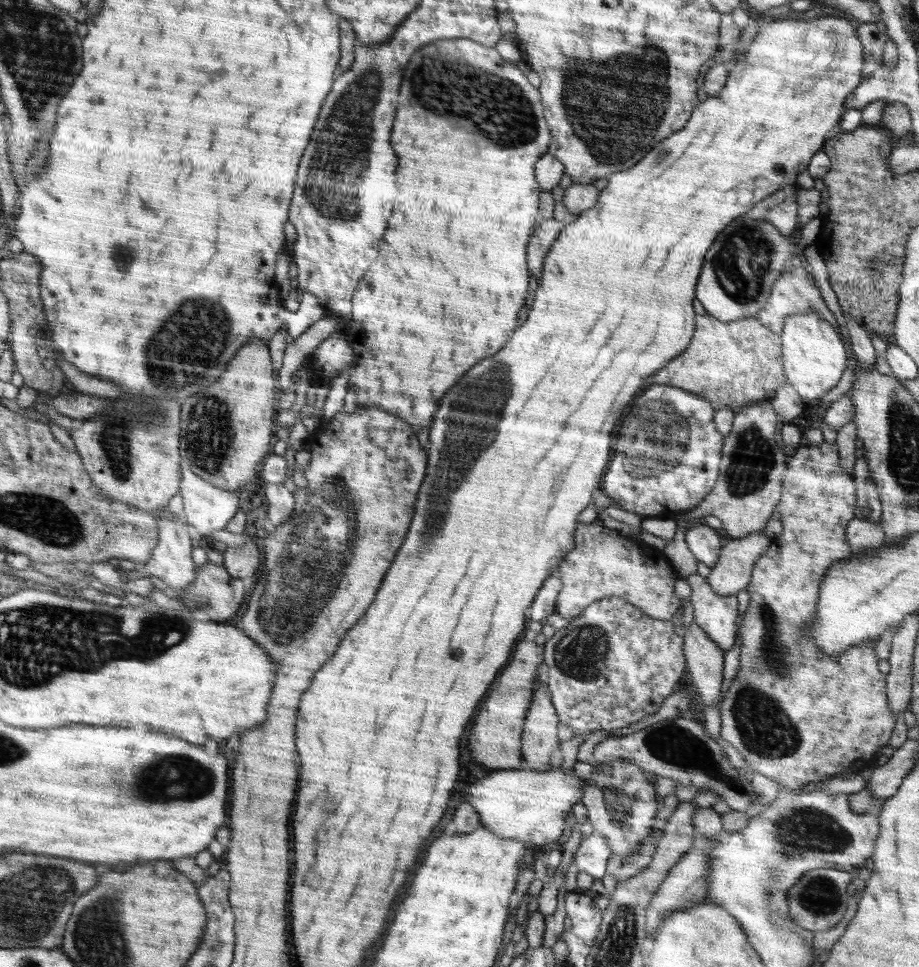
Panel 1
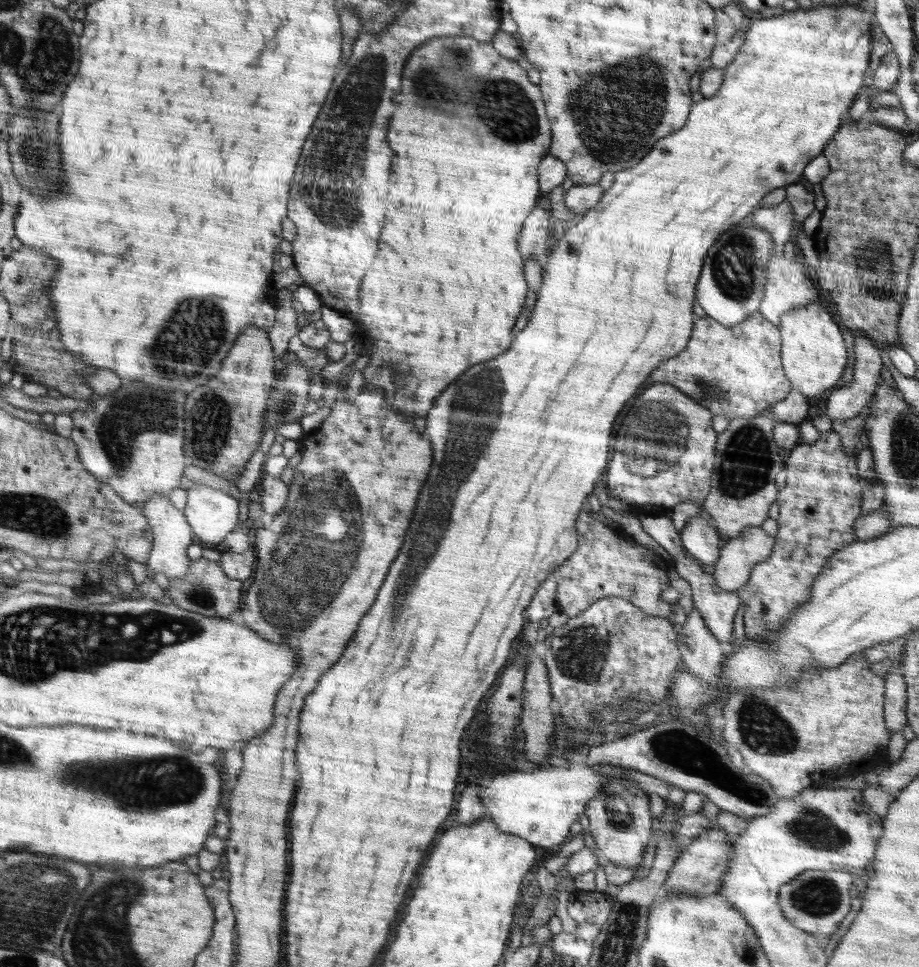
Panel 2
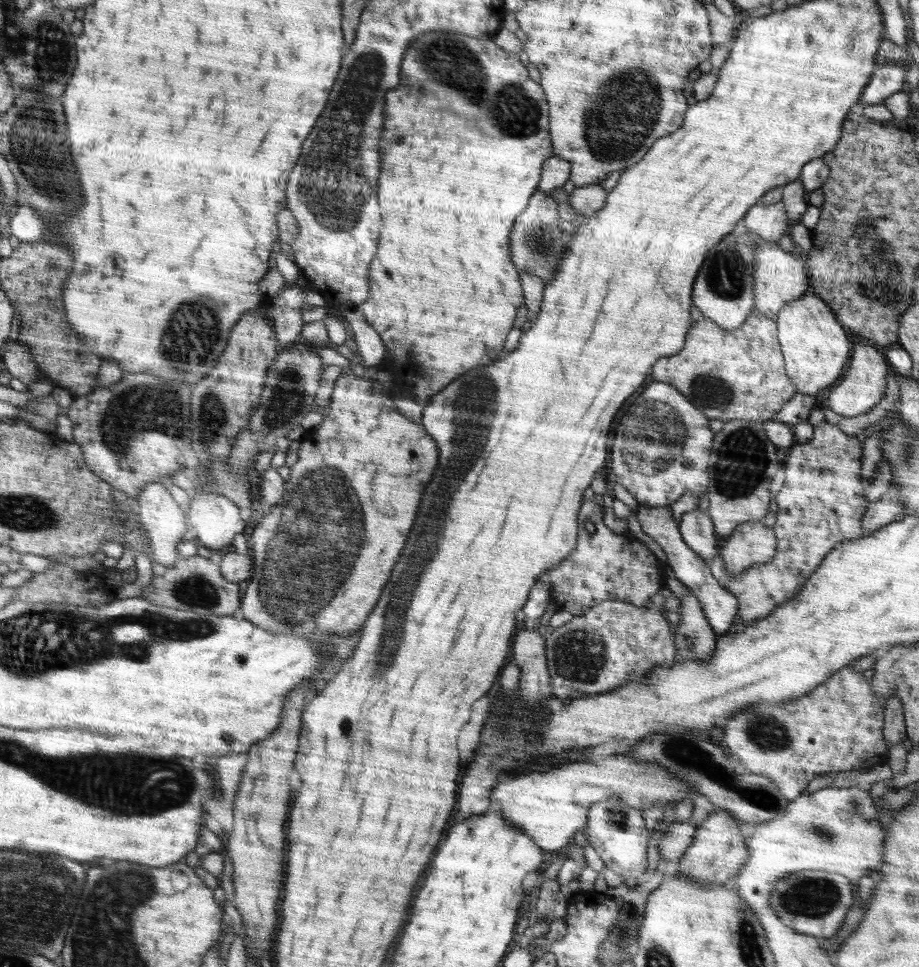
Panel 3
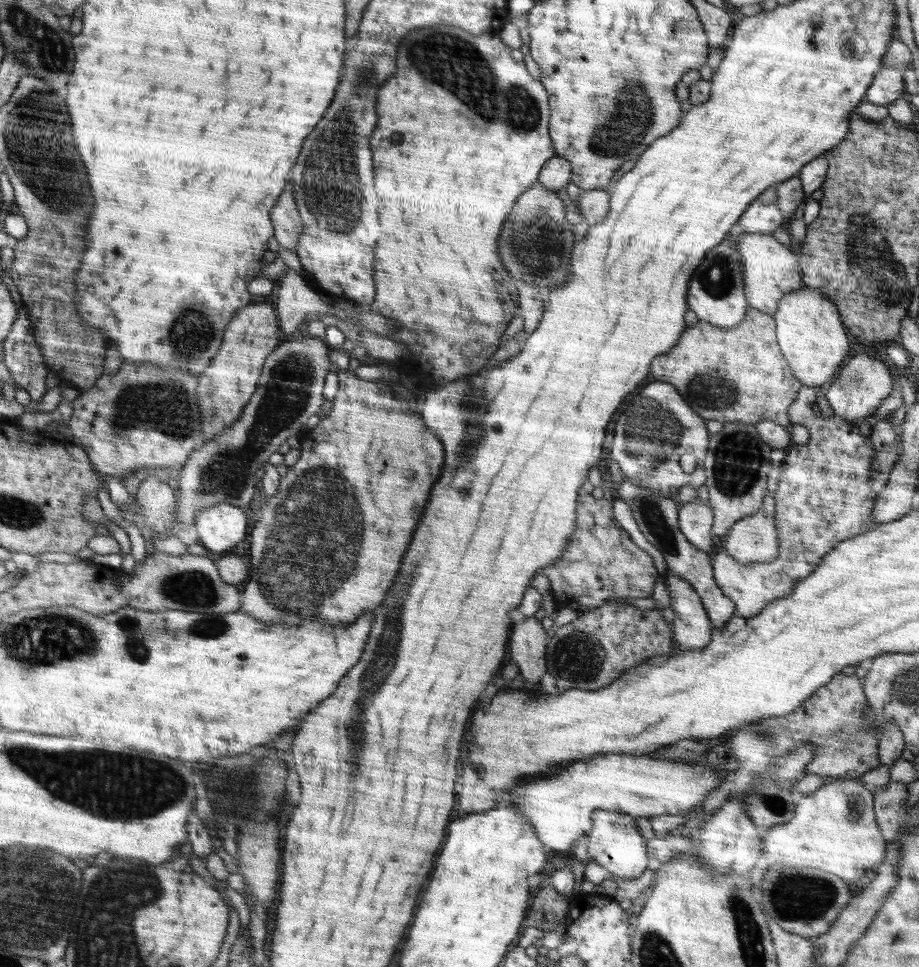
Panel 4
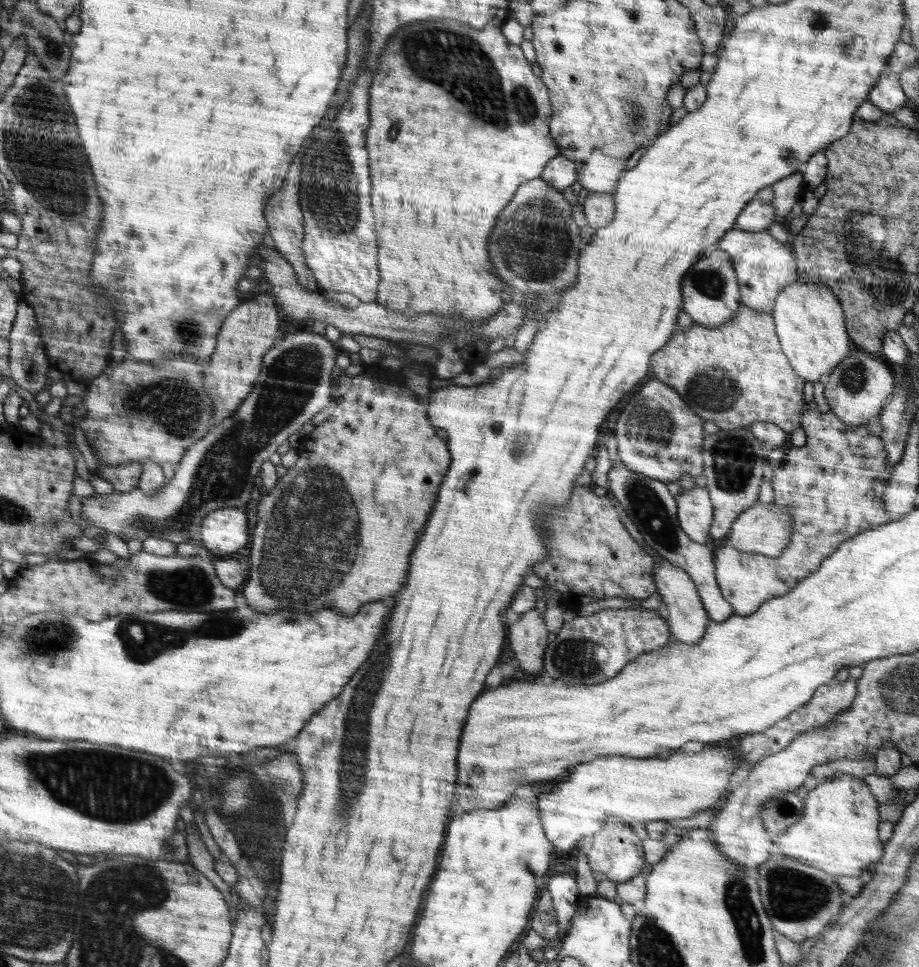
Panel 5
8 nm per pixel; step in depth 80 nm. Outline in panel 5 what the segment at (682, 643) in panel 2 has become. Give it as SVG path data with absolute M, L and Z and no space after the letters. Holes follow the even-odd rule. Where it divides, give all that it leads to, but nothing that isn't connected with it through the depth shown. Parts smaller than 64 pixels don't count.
M662 559L654 565L653 581L655 589L661 594L662 602L666 604L666 610L668 610L667 623L672 639L688 644L698 642L701 636L704 636L708 623L711 621L698 594L696 585L692 582L689 574L680 569L679 566L674 566L671 562Z

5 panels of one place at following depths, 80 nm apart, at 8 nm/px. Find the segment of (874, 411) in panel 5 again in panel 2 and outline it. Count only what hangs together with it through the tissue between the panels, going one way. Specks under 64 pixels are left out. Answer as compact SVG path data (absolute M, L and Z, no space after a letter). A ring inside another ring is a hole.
M854 335L854 378L846 386L833 389L826 406L826 415L830 420L858 417L871 402L881 378L883 363L878 347L865 335Z

